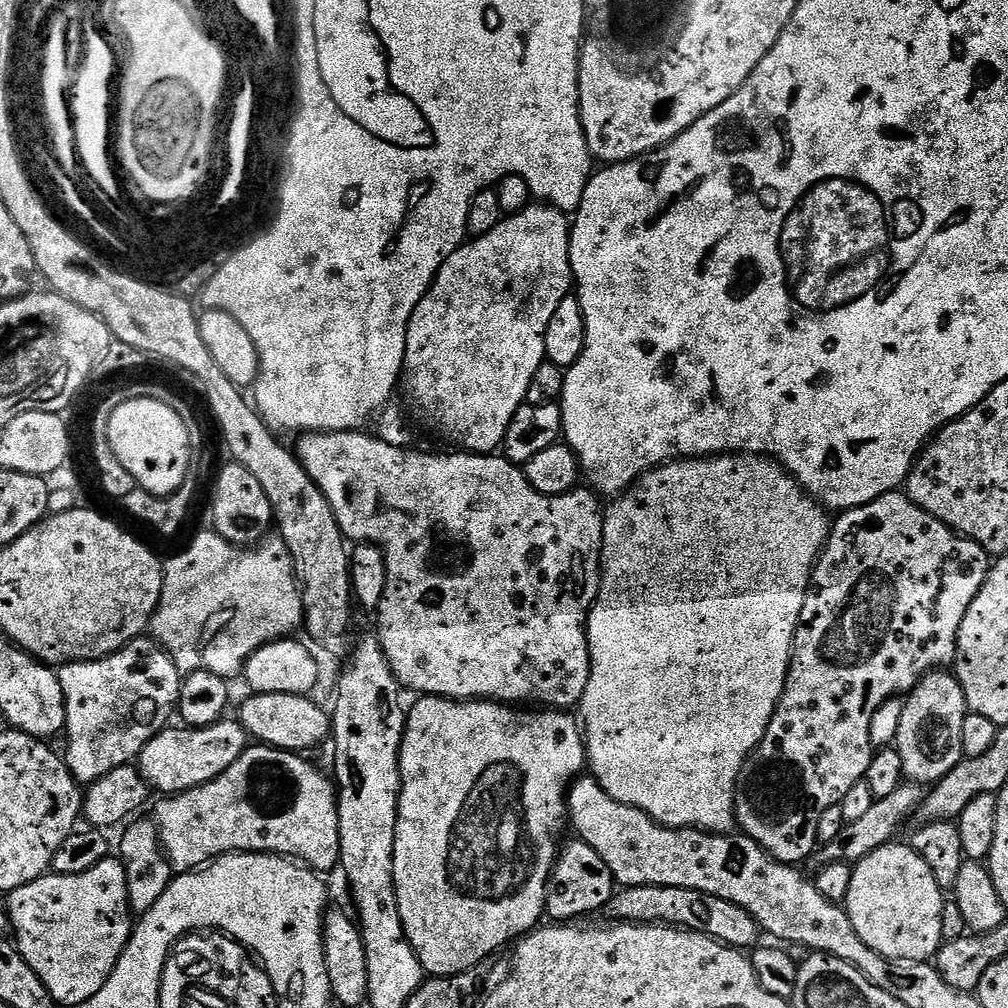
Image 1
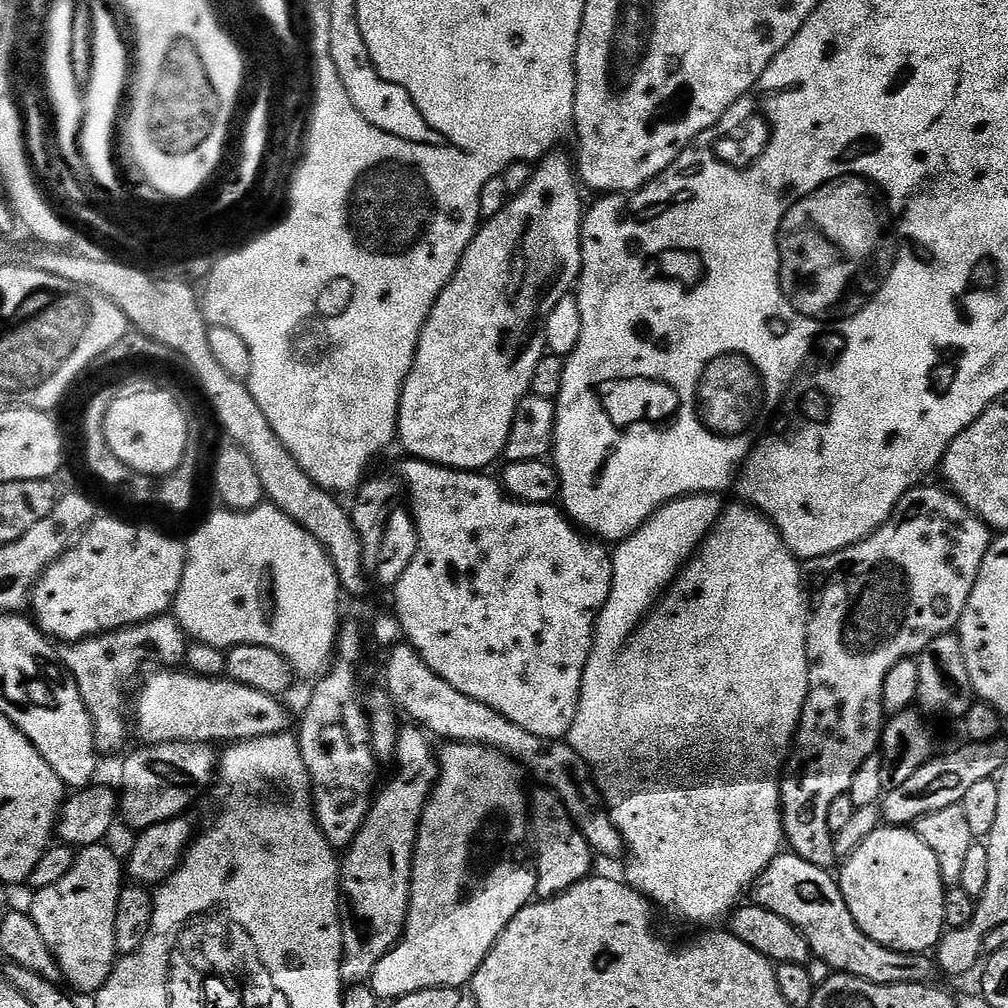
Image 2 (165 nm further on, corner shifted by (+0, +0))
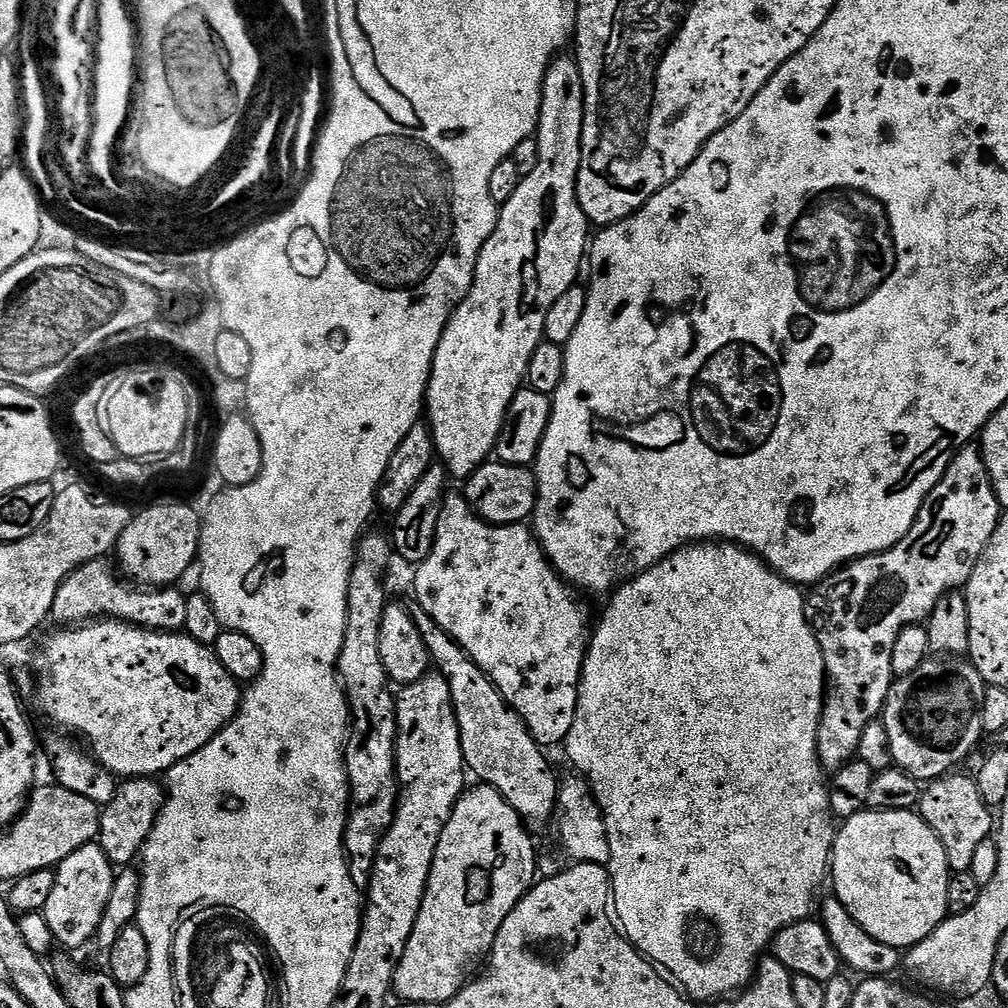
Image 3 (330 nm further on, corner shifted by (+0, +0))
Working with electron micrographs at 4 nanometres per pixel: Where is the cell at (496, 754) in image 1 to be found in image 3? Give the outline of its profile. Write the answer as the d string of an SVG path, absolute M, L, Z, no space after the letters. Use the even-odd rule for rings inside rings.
M469 787L453 806L450 822L446 822L446 830L442 830L418 918L394 974L392 987L395 995L400 995L408 1004L444 1006L453 1000L491 953L498 930L502 930L502 922L506 922L510 910L518 906L520 899L538 880L536 848L528 837L529 829L520 815L508 805L502 794L498 794L496 788L475 787Z

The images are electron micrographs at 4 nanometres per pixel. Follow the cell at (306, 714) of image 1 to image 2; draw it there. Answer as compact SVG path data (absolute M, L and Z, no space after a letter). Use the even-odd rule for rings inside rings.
M156 670L160 672L152 672L139 685L138 691L134 696L134 732L141 736L144 744L161 744L162 742L174 742L175 740L189 740L190 742L198 742L199 744L215 745L216 740L224 740L223 742L243 742L245 740L257 740L263 736L275 736L284 734L289 731L288 728L288 712L280 705L281 701L270 694L262 694L262 690L254 690L250 686L242 686L238 682L227 678L217 678L215 676L198 676L195 672L187 670Z

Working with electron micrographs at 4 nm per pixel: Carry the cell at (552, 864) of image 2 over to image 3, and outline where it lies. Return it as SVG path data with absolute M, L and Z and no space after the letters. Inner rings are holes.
M418 606L411 609L414 626L426 642L431 667L448 679L450 698L458 718L464 767L477 776L481 785L496 788L529 829L544 828L553 823L560 780L544 757L545 749L533 738L524 719L502 698L490 678L473 662L466 650Z

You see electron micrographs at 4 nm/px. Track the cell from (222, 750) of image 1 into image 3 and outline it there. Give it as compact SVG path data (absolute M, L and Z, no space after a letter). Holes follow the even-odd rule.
M152 778L125 779L117 787L114 798L102 808L98 843L112 865L131 865L143 848L166 799L165 789L156 783Z

